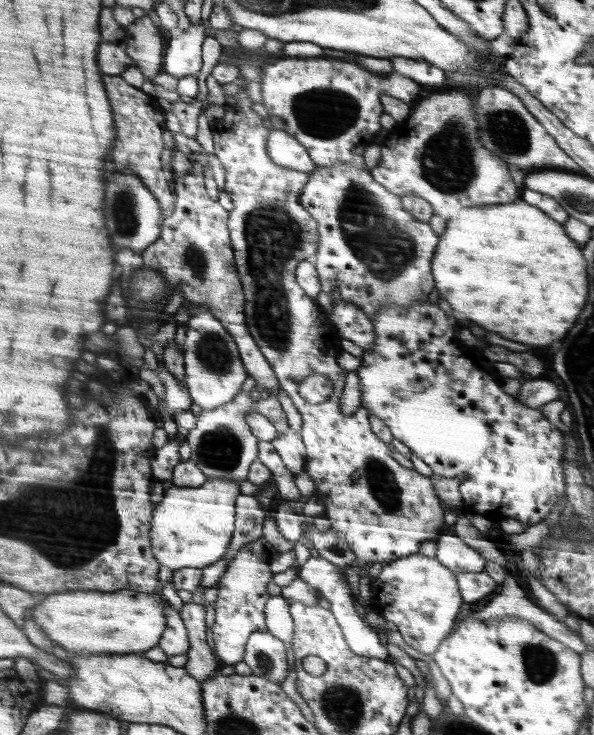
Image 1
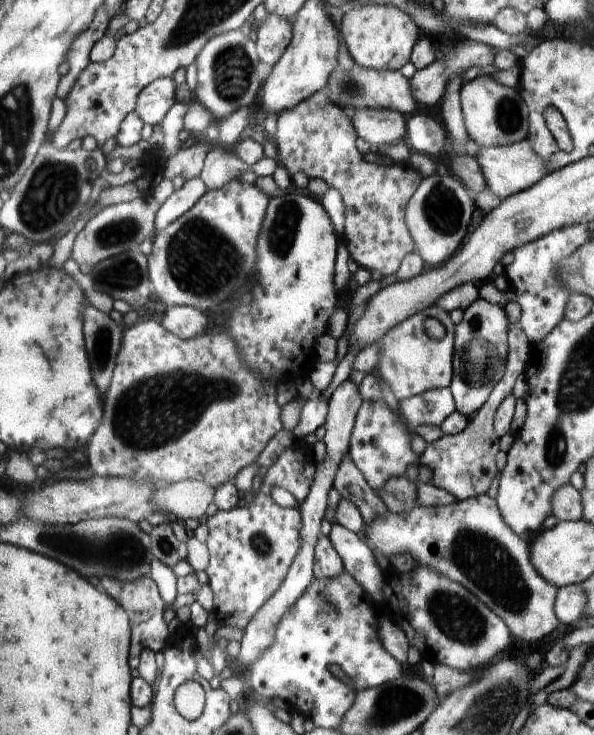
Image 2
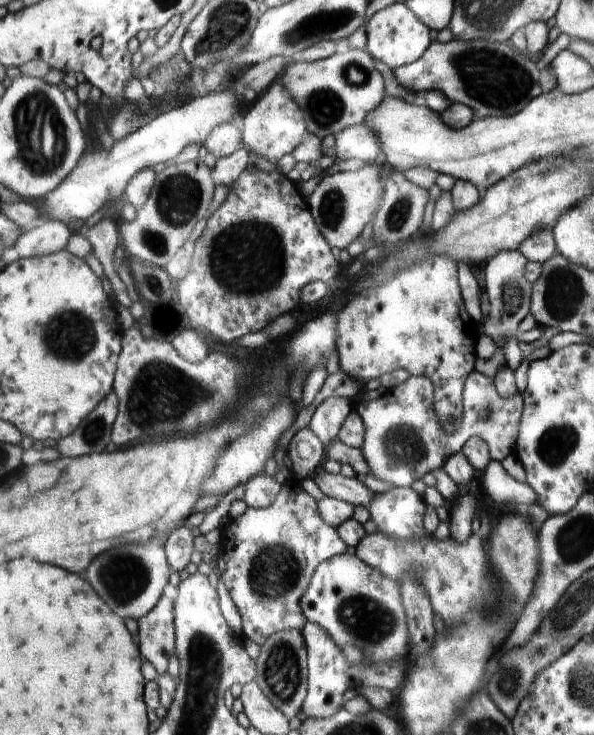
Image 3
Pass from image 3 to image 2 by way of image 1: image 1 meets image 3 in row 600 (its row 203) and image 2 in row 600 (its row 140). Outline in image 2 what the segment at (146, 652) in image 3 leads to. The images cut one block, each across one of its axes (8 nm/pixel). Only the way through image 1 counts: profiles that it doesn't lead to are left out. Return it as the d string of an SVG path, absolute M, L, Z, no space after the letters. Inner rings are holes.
M151 574L147 576L141 576L133 582L123 582L123 580L117 580L117 578L109 578L109 576L103 576L103 586L107 590L107 594L111 594L113 600L117 600L125 610L127 614L131 616L131 626L133 626L133 636L131 636L131 668L137 670L139 664L141 664L141 652L145 648L151 648L155 654L157 652L163 652L169 642L173 640L173 634L169 634L169 628L167 628L167 622L163 618L163 614L167 612L167 604L163 602L161 598L161 592L155 584L155 580L151 578Z

